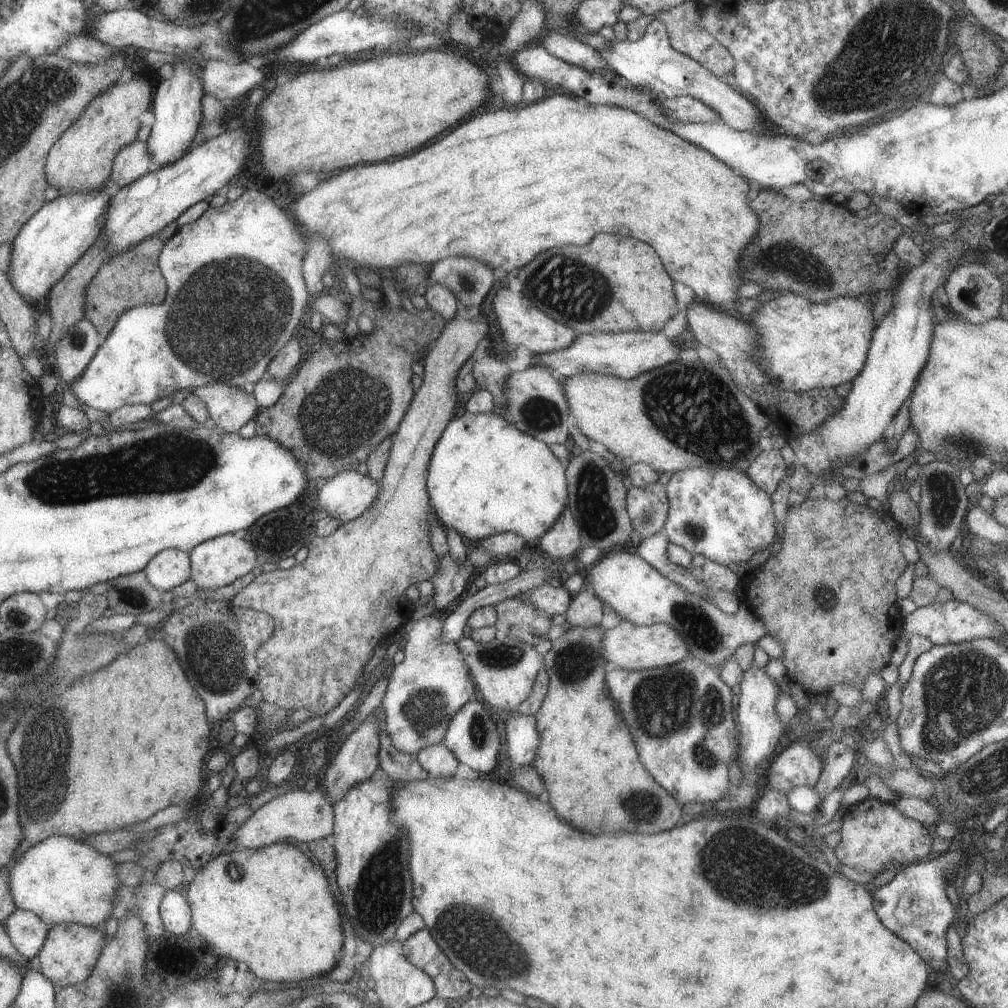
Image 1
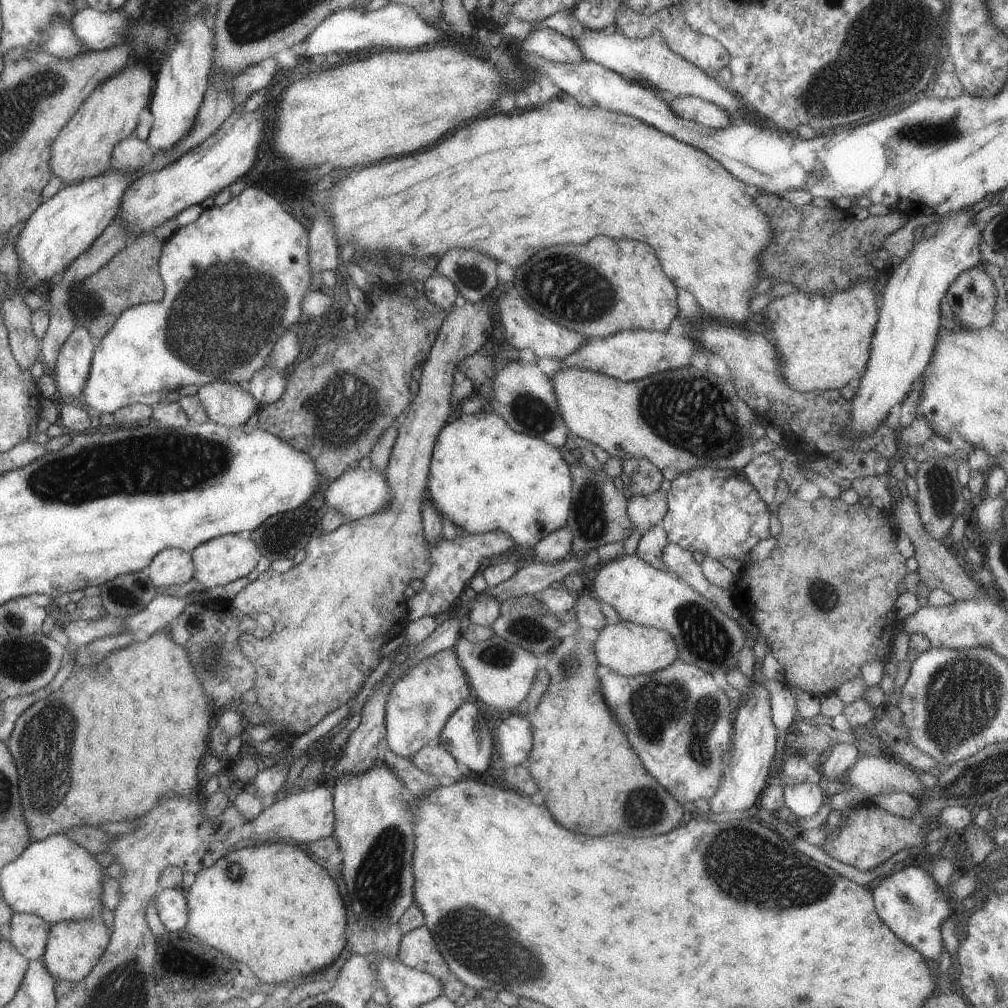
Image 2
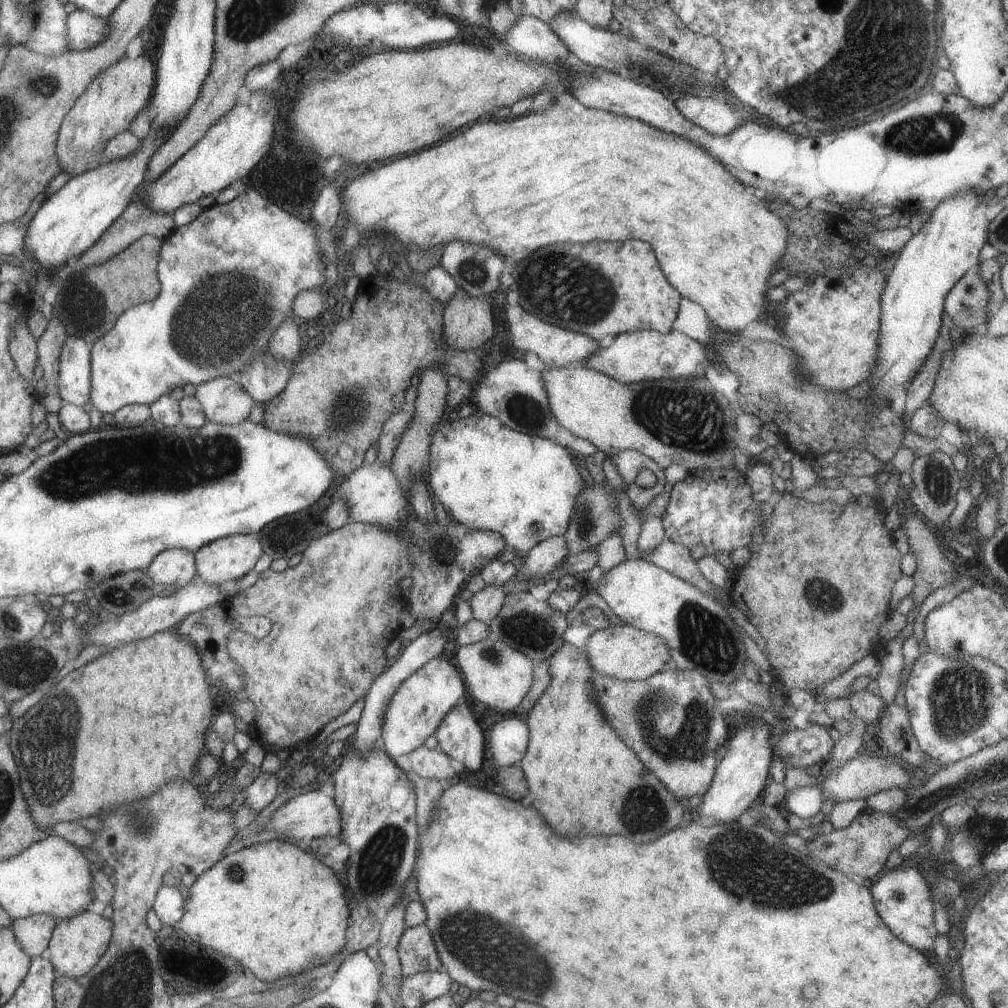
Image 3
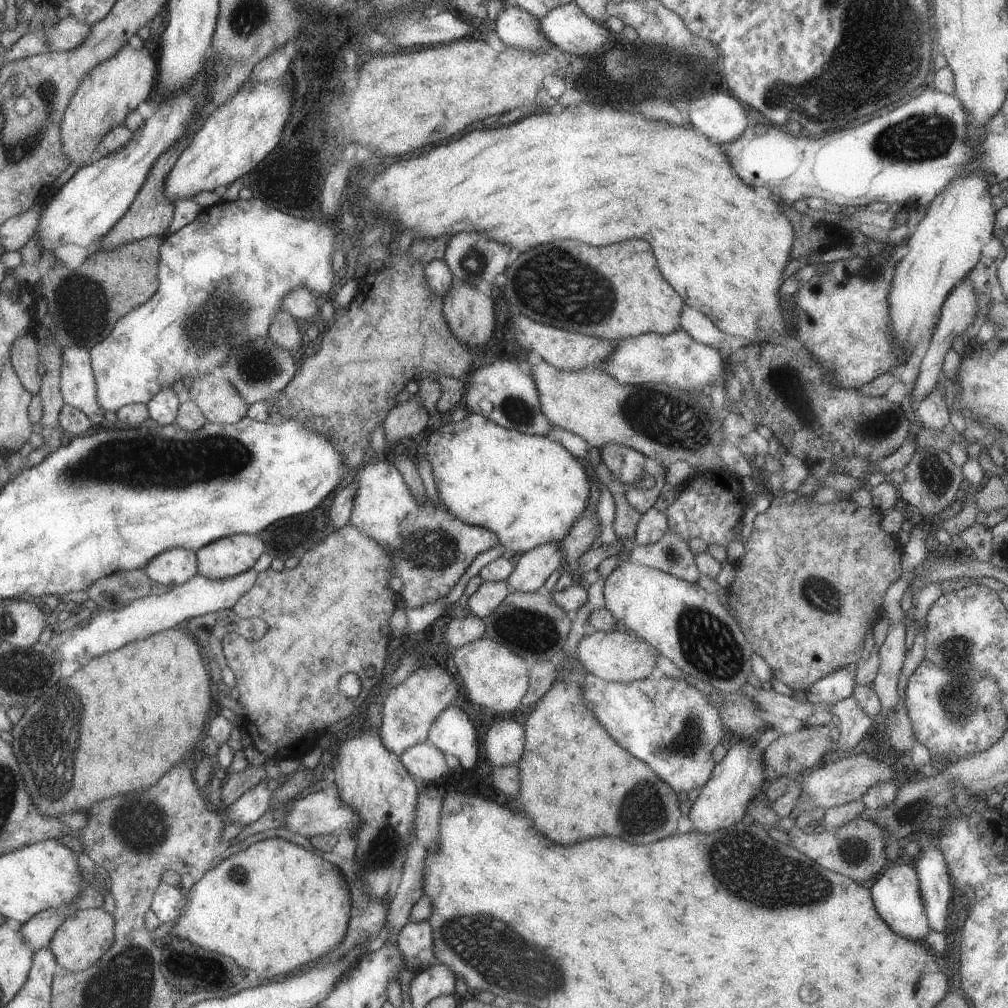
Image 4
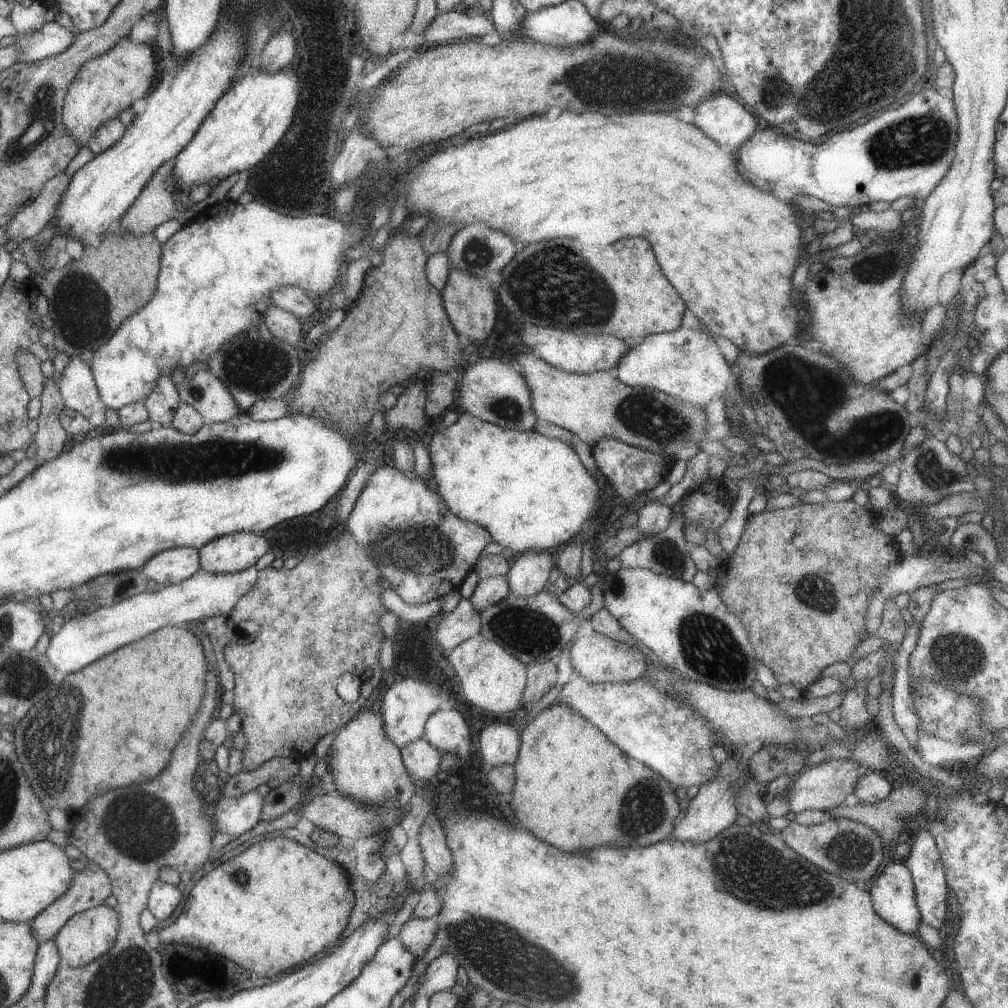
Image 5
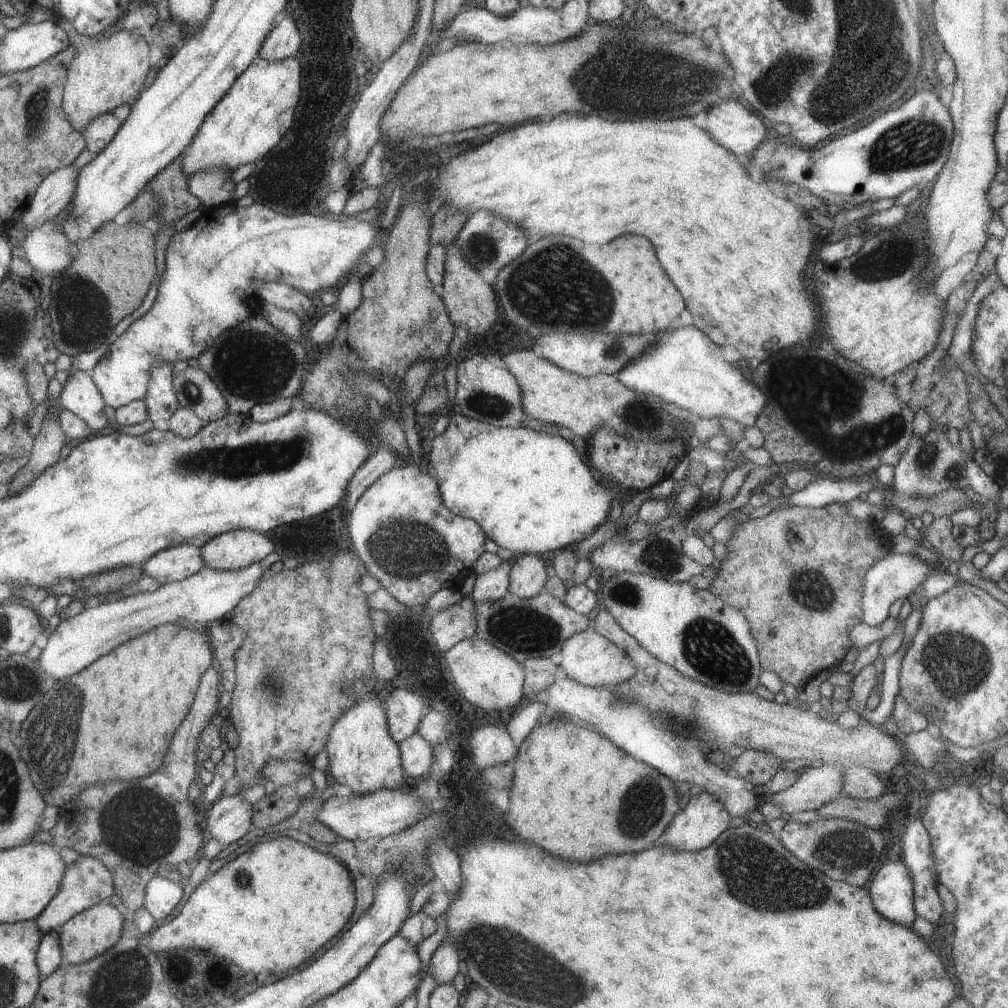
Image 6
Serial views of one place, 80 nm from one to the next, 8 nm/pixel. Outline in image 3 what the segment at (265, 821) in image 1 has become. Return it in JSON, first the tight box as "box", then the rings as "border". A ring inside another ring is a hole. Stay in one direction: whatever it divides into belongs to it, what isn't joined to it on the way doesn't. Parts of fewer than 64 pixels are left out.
{"box":[264,785,340,840],"border":[[[315,785],[306,793],[295,795],[285,804],[277,808],[270,816],[264,827],[265,830],[276,832],[290,840],[314,839],[317,837],[340,836],[340,816],[334,805],[334,798],[325,795]]]}

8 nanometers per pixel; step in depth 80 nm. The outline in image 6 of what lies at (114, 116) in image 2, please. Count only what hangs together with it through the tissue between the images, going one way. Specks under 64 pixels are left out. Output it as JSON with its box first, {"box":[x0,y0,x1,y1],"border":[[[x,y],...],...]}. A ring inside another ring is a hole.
{"box":[57,18,151,132],"border":[[[60,18],[57,25],[67,34],[70,45],[76,48],[62,90],[62,109],[73,130],[81,132],[95,117],[112,113],[115,107],[129,98],[137,98],[149,70],[151,44],[147,44],[136,32],[128,32],[124,28],[110,37],[95,39],[80,35],[67,19]]]}

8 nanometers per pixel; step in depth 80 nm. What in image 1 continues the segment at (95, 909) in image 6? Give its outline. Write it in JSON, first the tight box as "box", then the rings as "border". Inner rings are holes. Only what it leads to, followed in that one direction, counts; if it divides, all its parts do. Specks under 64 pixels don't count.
{"box":[36,923,106,989],"border":[[[61,923],[48,927],[45,940],[36,954],[39,972],[51,982],[55,989],[85,982],[106,943],[101,927],[84,927],[75,923]]]}

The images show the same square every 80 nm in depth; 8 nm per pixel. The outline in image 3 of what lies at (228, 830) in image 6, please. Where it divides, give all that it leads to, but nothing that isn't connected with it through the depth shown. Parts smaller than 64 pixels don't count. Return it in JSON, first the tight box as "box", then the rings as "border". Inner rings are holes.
{"box":[239,772,283,813],"border":[[[260,772],[239,797],[239,801],[253,808],[257,813],[267,806],[283,786],[277,782],[280,773]]]}

